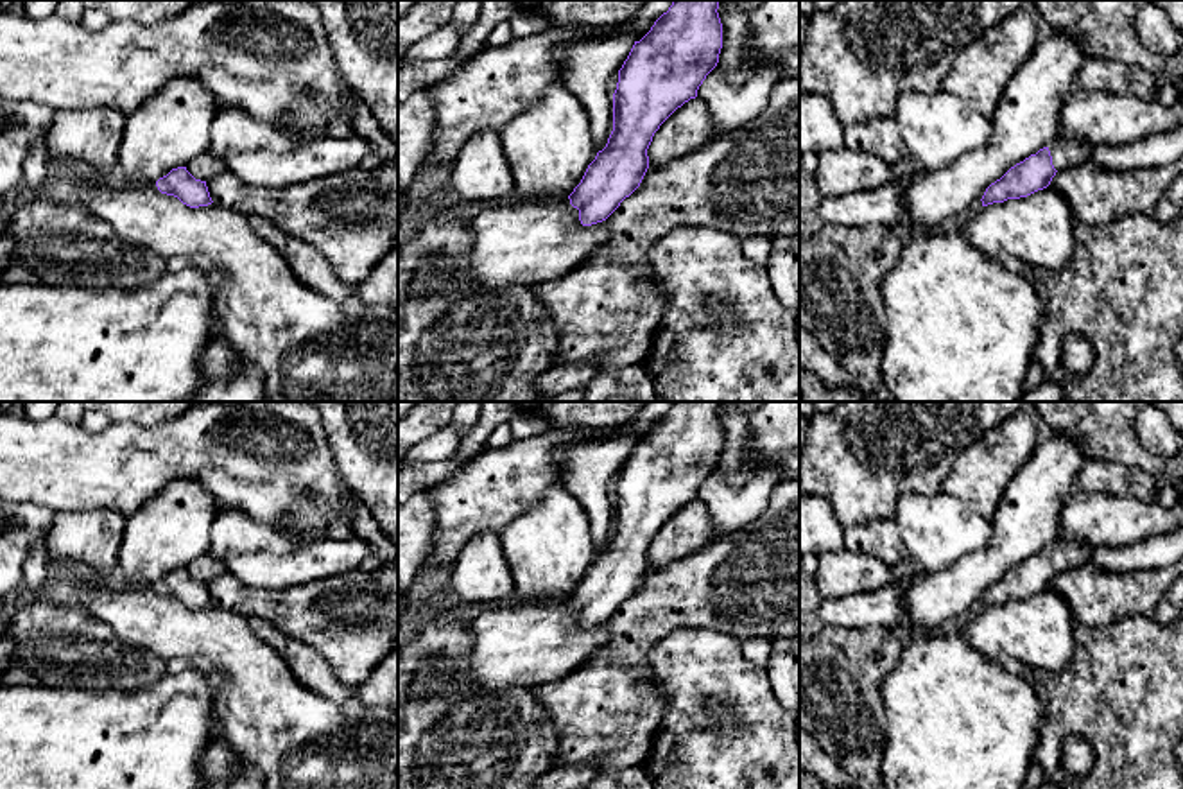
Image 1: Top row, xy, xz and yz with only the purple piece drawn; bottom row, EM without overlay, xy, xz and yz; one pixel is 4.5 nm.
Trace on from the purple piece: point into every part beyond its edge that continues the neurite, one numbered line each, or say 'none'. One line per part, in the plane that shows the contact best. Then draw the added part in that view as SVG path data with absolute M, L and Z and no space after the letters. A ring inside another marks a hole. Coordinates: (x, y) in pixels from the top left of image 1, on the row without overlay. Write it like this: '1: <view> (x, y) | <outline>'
1: yz (1065, 554) | M1054 540L1049 547L1052 567L1056 572L1070 570L1086 565L1099 547L1084 542Z

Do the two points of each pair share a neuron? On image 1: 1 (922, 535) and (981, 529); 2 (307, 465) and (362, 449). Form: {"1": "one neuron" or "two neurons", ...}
{"1": "one neuron", "2": "two neurons"}

